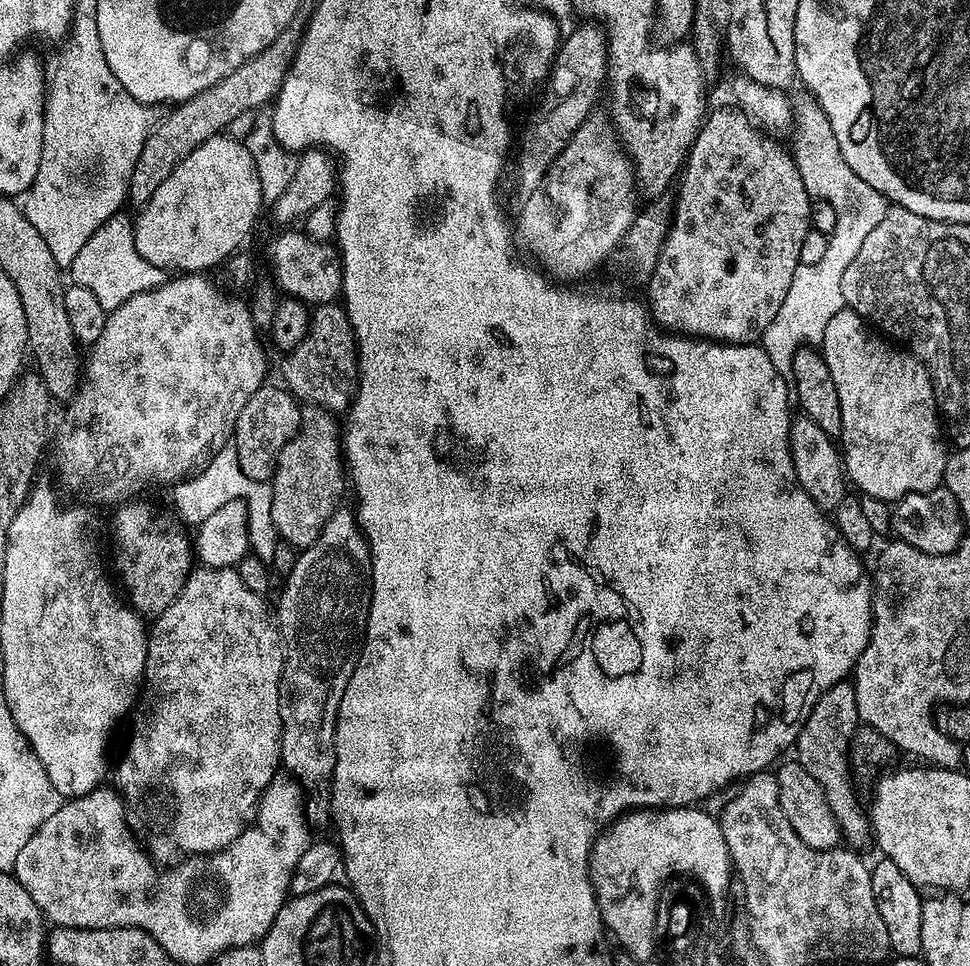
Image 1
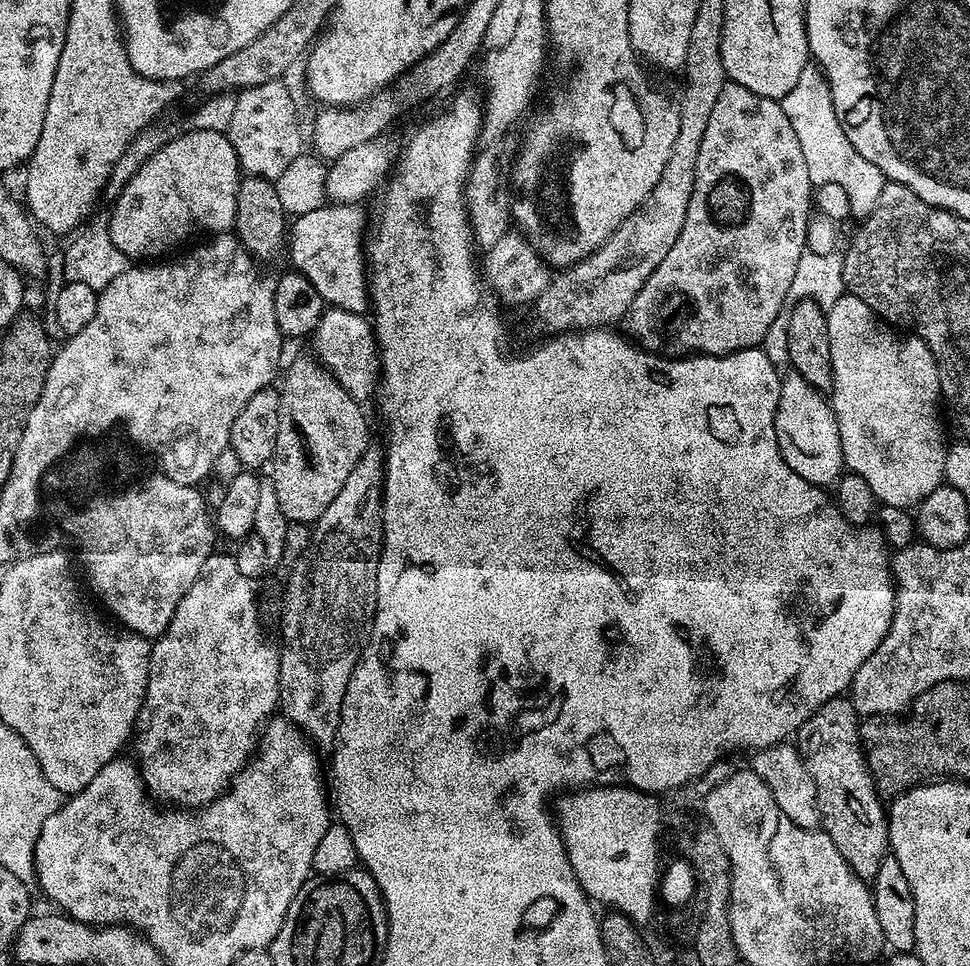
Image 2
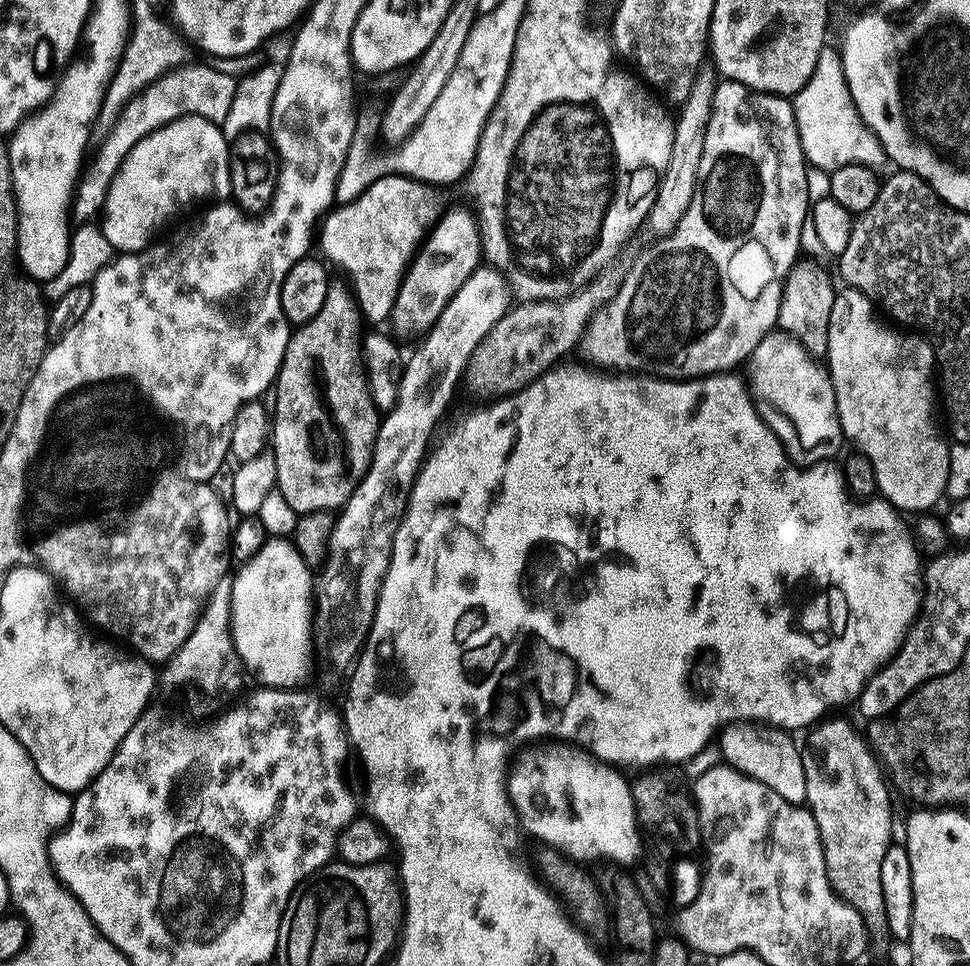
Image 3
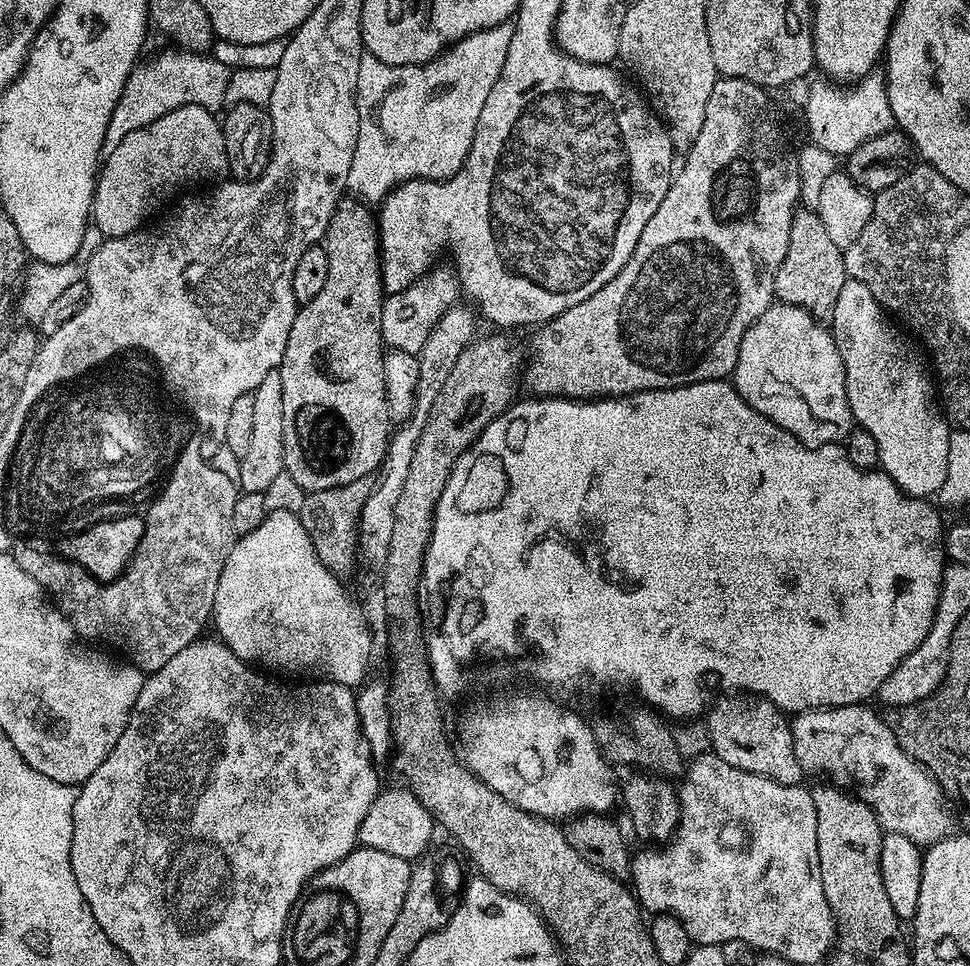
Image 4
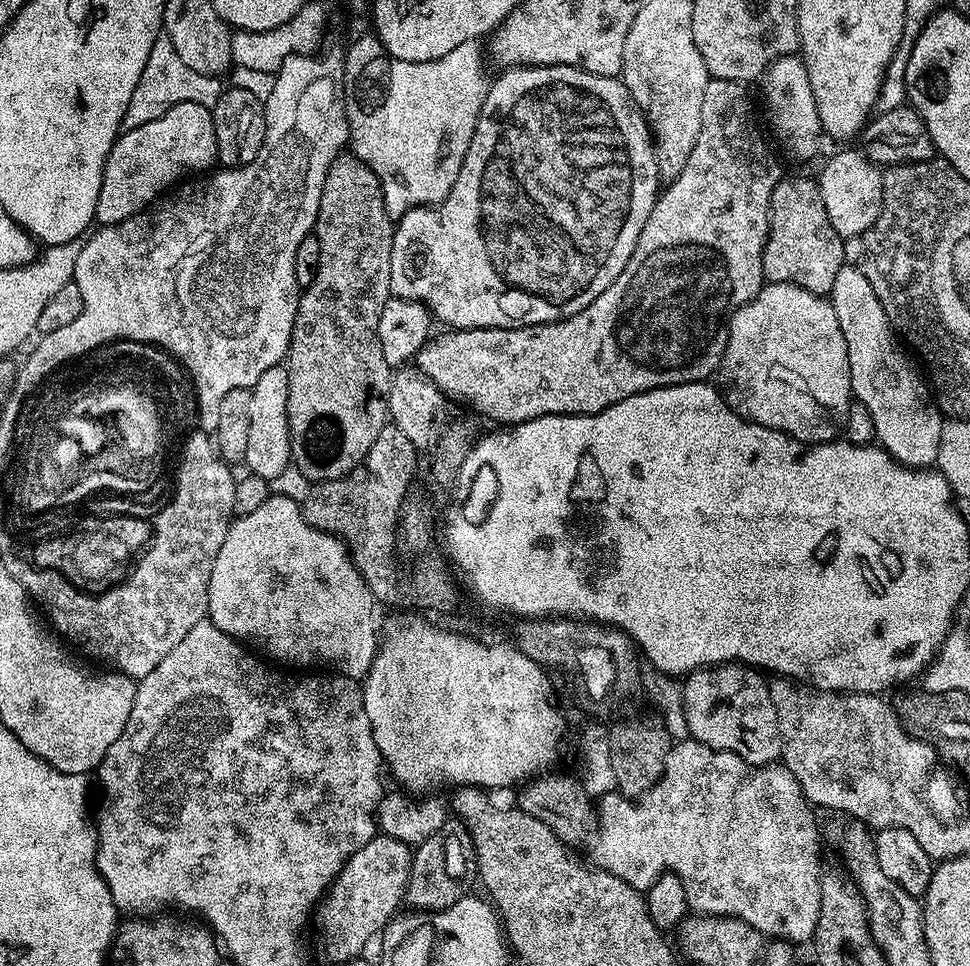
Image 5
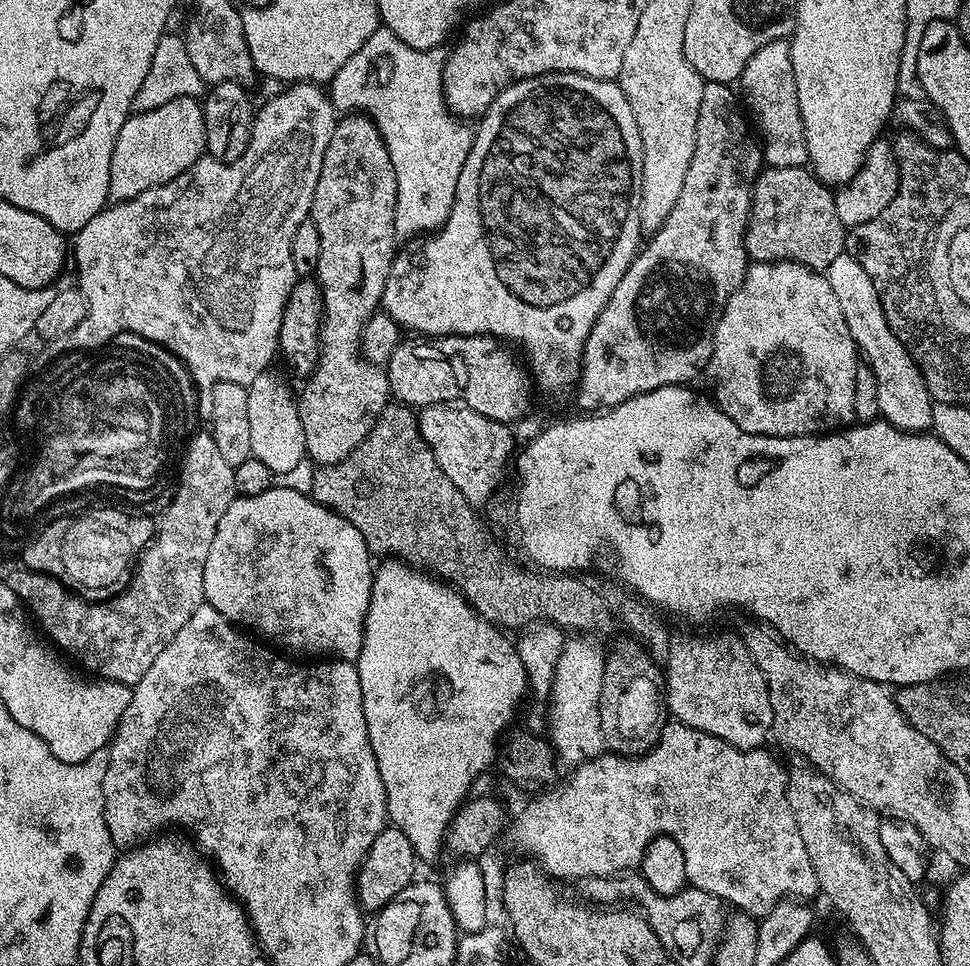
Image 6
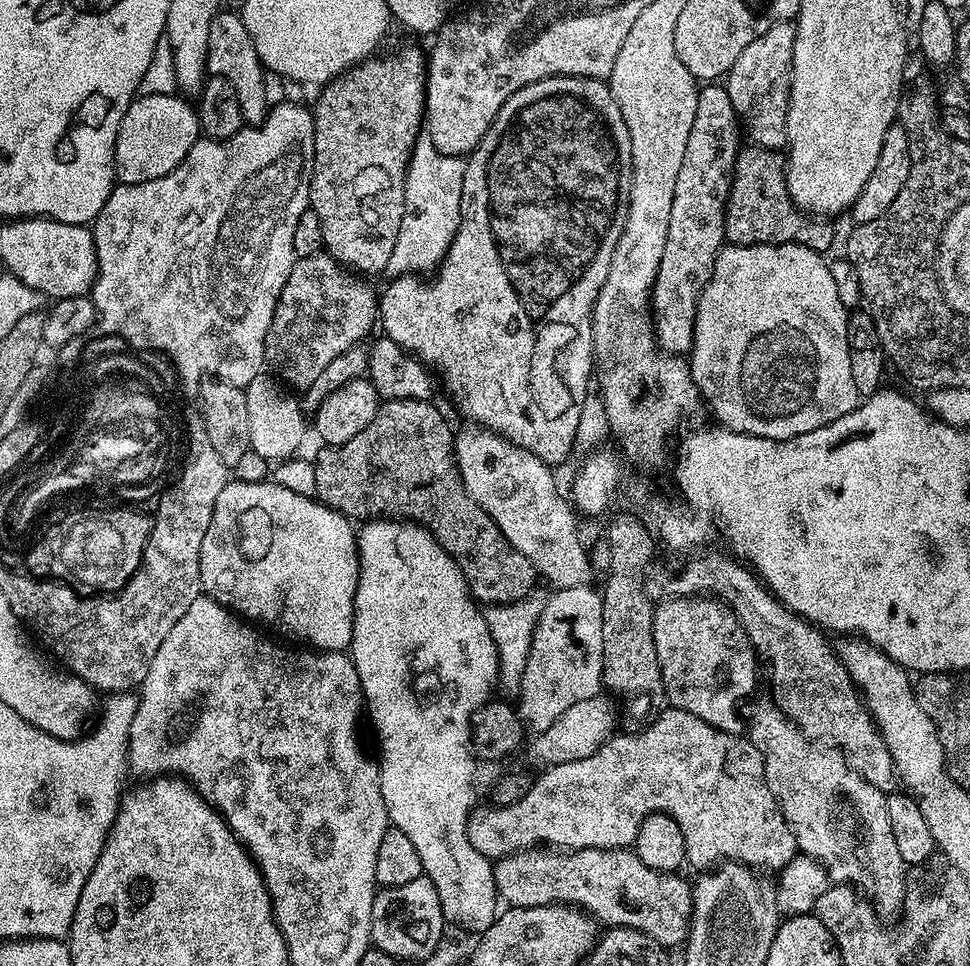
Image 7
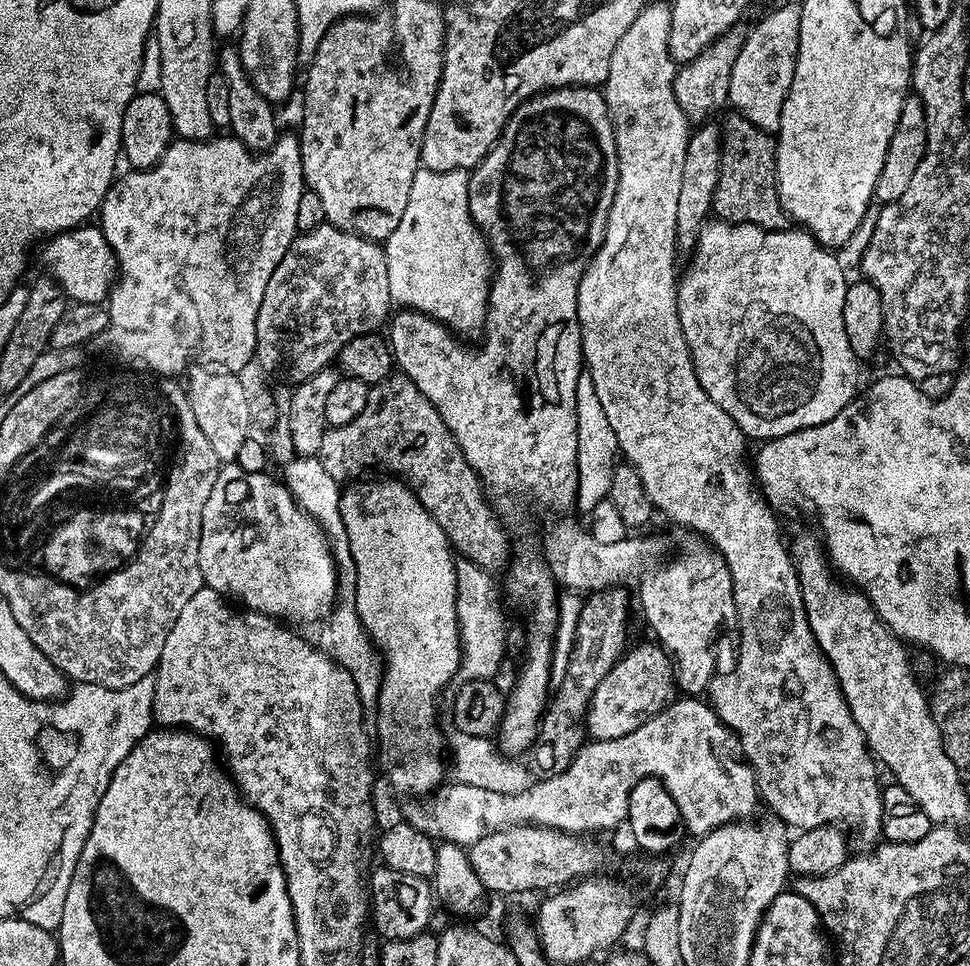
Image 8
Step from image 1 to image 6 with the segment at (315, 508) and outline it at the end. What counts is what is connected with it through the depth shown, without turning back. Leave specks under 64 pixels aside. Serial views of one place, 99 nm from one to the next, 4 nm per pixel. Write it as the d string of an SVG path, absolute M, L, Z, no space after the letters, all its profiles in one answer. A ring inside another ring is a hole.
M348 114L337 119L330 146L326 146L326 154L322 158L322 174L318 174L318 186L314 186L310 213L321 243L321 257L314 275L324 293L320 363L303 381L304 393L300 392L298 396L306 456L316 466L342 462L364 441L366 434L370 434L376 419L390 403L387 371L381 365L369 364L361 356L360 335L364 323L381 307L386 278L398 251L394 230L395 209L396 175L380 129L364 114Z

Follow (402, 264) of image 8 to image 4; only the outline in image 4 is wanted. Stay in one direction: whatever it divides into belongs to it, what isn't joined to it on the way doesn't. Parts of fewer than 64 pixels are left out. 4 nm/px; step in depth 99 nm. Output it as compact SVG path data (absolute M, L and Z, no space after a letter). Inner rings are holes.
M496 22L464 35L447 49L445 56L424 62L420 104L384 104L384 108L364 104L368 108L364 112L364 132L358 130L358 146L354 146L354 162L350 162L348 175L348 188L356 188L355 195L361 201L379 205L396 185L407 180L449 180L466 162L478 114L482 114L482 105L494 82L498 82L498 74L502 74L512 24Z

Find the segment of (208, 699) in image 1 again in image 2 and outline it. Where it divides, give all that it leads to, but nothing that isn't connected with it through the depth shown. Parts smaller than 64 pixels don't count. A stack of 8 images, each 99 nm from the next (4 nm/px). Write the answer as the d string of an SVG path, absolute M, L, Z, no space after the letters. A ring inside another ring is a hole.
M214 554L205 562L202 574L190 586L190 590L178 602L178 610L170 622L170 626L163 634L155 637L150 654L150 670L148 671L148 685L144 695L144 705L140 707L140 715L136 718L134 729L134 744L136 740L136 756L140 777L144 780L144 786L149 796L155 798L164 806L179 806L184 810L199 810L211 800L217 800L228 791L236 775L243 770L253 755L258 744L258 733L262 725L273 715L272 712L281 703L280 698L280 648L272 645L264 637L264 628L260 625L260 608L256 605L256 592L253 581L238 570L238 562L235 555L220 556Z

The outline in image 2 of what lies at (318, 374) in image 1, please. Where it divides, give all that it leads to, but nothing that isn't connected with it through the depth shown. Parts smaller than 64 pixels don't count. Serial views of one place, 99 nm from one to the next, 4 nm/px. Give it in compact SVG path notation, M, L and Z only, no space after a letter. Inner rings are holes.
M325 307L314 333L319 363L355 400L367 402L375 397L381 378L380 350L376 347L376 333L367 315Z

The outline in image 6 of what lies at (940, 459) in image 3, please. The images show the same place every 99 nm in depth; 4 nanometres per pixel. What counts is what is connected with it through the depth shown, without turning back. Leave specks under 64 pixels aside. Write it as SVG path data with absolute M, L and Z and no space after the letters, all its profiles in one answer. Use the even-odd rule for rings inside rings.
M850 255L834 258L826 270L830 290L838 297L838 306L842 309L842 318L846 318L846 327L850 329L850 338L854 338L859 355L878 388L878 410L880 416L904 432L928 432L932 426L932 405L934 403L920 367L912 360L912 355L898 342L886 314L882 314L882 302L870 274L862 270L859 262Z

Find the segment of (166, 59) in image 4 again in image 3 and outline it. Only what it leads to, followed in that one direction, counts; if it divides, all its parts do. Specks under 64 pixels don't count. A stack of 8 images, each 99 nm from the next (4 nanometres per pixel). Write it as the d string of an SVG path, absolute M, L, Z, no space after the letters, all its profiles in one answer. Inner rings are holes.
M190 62L161 75L161 77L143 89L141 93L133 97L121 111L115 123L109 127L109 130L106 132L107 136L97 150L93 160L91 157L85 170L81 173L81 178L77 183L77 193L73 196L73 203L70 209L71 223L76 226L91 223L103 211L106 194L109 193L110 183L113 182L118 168L125 161L126 155L130 150L147 134L153 133L154 130L160 129L163 124L168 124L170 121L174 121L182 116L200 116L222 124L232 106L236 83L237 77L218 72L209 63L194 64L194 62Z

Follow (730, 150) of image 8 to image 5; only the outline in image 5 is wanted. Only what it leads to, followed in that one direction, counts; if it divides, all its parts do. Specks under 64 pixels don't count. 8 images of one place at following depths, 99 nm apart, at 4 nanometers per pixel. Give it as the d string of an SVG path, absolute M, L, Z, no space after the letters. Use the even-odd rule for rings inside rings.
M804 176L781 178L770 196L768 237L762 254L764 279L770 284L793 284L827 297L834 286L834 277L845 263L844 240L830 226L820 185Z

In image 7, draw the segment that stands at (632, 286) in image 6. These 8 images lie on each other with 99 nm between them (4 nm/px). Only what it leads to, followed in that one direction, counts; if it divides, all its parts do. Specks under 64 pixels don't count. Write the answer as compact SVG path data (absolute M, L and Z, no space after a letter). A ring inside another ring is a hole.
M708 82L698 91L698 110L694 114L694 126L690 126L690 138L686 138L686 158L678 169L678 182L674 186L674 202L670 206L670 230L666 234L666 250L662 254L656 285L652 287L650 311L654 317L656 343L669 354L688 354L694 338L694 318L700 292L710 282L712 263L726 241L724 238L724 206L728 203L734 162L742 147L742 129L736 118L734 106L730 106L730 94L720 82Z

